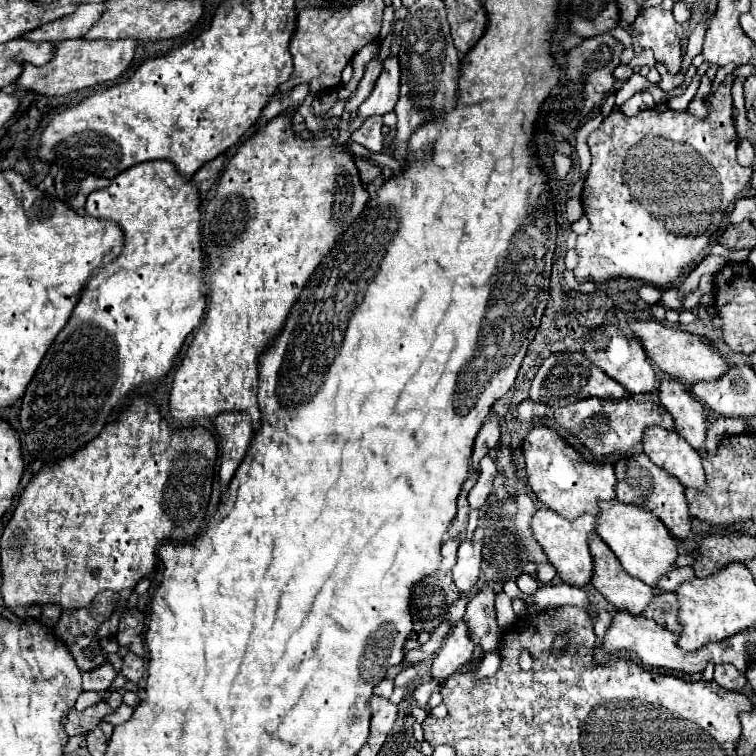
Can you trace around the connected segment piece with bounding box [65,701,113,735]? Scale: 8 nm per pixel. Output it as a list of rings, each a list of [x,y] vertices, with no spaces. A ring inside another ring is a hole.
[[[99,701],[99,703],[91,705],[91,707],[87,707],[87,709],[85,709],[85,715],[79,713],[79,711],[75,711],[75,709],[71,709],[69,715],[67,715],[65,731],[67,731],[67,735],[89,733],[89,731],[93,731],[93,729],[97,727],[99,719],[105,717],[105,715],[109,715],[111,711],[113,711],[113,709],[111,709],[105,701]]]

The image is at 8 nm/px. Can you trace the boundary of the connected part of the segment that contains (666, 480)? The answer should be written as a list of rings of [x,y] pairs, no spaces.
[[[645,453],[617,459],[615,473],[617,473],[617,501],[627,503],[627,505],[637,505],[637,507],[651,511],[653,515],[661,519],[667,531],[679,541],[685,541],[691,535],[691,517],[687,509],[685,489],[673,475],[657,467]]]

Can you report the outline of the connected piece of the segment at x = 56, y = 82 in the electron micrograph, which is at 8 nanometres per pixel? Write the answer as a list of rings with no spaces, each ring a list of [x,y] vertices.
[[[65,39],[57,43],[53,59],[43,67],[23,65],[23,73],[17,79],[19,89],[31,89],[43,95],[65,95],[97,83],[117,79],[133,61],[137,39]]]

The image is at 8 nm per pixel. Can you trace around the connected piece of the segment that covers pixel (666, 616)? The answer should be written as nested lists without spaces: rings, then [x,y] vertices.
[[[673,591],[657,593],[643,615],[657,621],[659,625],[665,625],[667,629],[683,631],[683,625],[679,621],[679,601],[677,601],[677,593]]]

